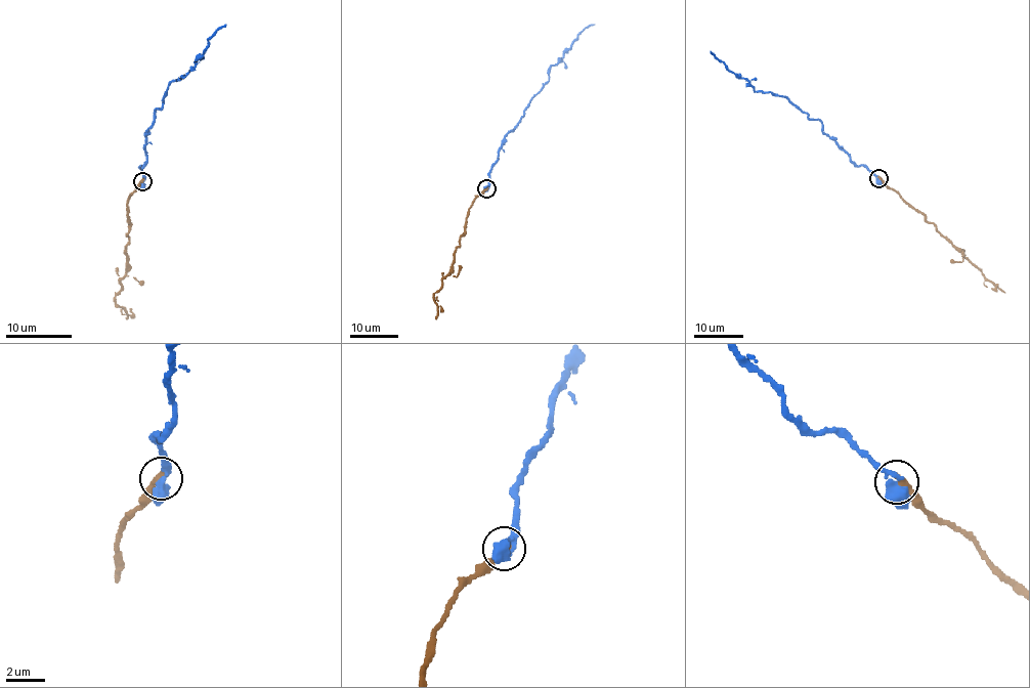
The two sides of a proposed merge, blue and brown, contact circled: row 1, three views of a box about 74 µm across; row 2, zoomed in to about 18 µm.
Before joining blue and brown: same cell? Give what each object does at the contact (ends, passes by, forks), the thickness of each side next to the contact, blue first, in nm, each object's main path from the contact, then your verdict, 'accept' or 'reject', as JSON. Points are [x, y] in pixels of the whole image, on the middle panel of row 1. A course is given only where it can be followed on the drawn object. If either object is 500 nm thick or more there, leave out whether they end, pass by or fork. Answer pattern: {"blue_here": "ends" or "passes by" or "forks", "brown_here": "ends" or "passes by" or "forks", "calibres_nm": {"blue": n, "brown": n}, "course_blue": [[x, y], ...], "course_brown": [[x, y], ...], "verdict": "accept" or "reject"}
{"blue_here": "forks", "brown_here": "ends", "calibres_nm": {"blue": 340, "brown": 400}, "course_blue": [[486, 187], [502, 140], [513, 130], [528, 103], [548, 81], [551, 67], [560, 60], [576, 36], [594, 25]], "course_brown": [[486, 188], [469, 209], [465, 232], [460, 238], [452, 270], [434, 294], [436, 319]], "verdict": "accept"}

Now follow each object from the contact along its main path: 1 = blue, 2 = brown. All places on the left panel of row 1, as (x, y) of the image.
1: (141, 181), (144, 135), (163, 108), (164, 91), (183, 77), (208, 48), (207, 41), (225, 25)
2: (142, 180), (127, 204), (130, 225), (125, 248), (128, 269), (121, 280), (122, 289), (116, 299), (128, 318)

